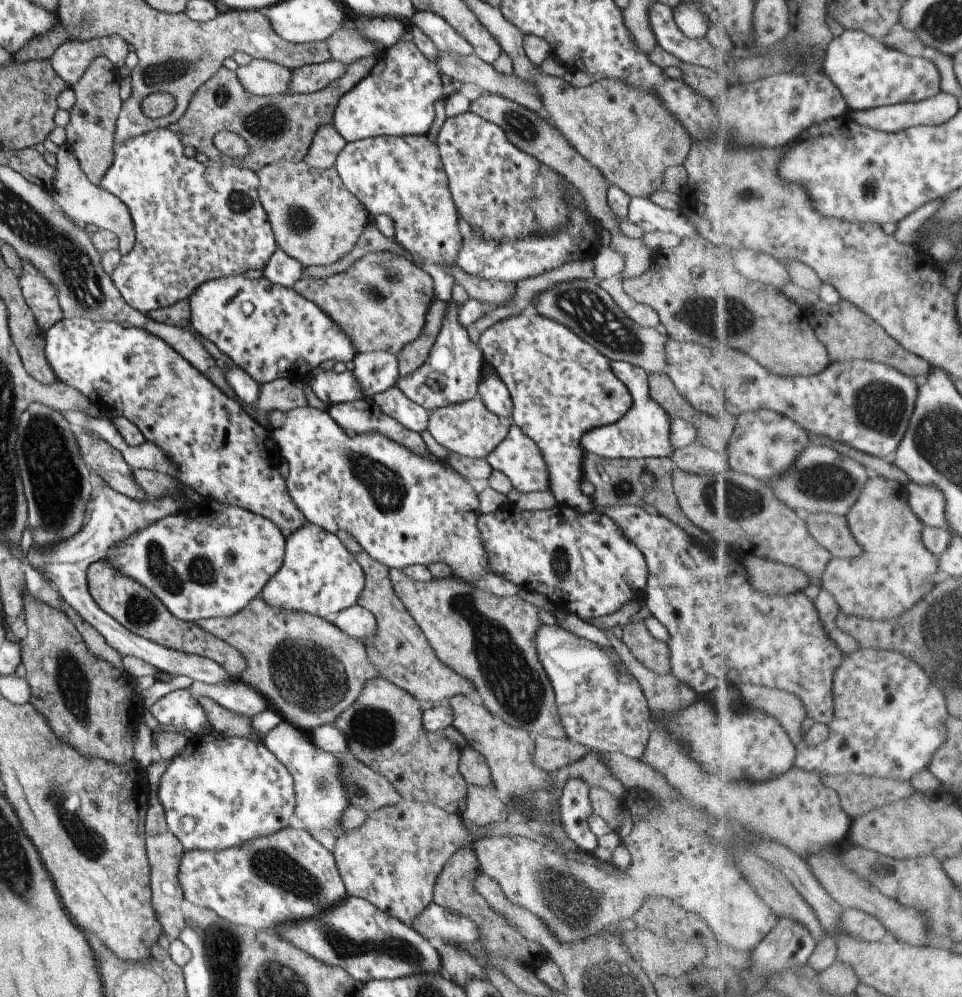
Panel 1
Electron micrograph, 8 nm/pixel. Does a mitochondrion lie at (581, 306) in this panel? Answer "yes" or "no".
yes

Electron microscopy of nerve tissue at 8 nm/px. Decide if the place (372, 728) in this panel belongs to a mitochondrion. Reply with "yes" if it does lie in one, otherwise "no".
yes

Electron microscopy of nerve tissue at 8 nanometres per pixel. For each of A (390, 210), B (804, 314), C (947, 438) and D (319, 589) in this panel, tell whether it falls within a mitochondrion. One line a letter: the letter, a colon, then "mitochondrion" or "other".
A: other
B: other
C: mitochondrion
D: other

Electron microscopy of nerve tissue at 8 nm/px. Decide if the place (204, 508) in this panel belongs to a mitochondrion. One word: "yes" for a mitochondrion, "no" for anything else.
no

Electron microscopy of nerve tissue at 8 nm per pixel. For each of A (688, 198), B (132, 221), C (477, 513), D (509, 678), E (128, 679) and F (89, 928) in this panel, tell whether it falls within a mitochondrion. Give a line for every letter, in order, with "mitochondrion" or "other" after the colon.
A: other
B: other
C: other
D: mitochondrion
E: other
F: other

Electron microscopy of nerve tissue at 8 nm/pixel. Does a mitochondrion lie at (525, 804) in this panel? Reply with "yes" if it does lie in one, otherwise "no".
yes

